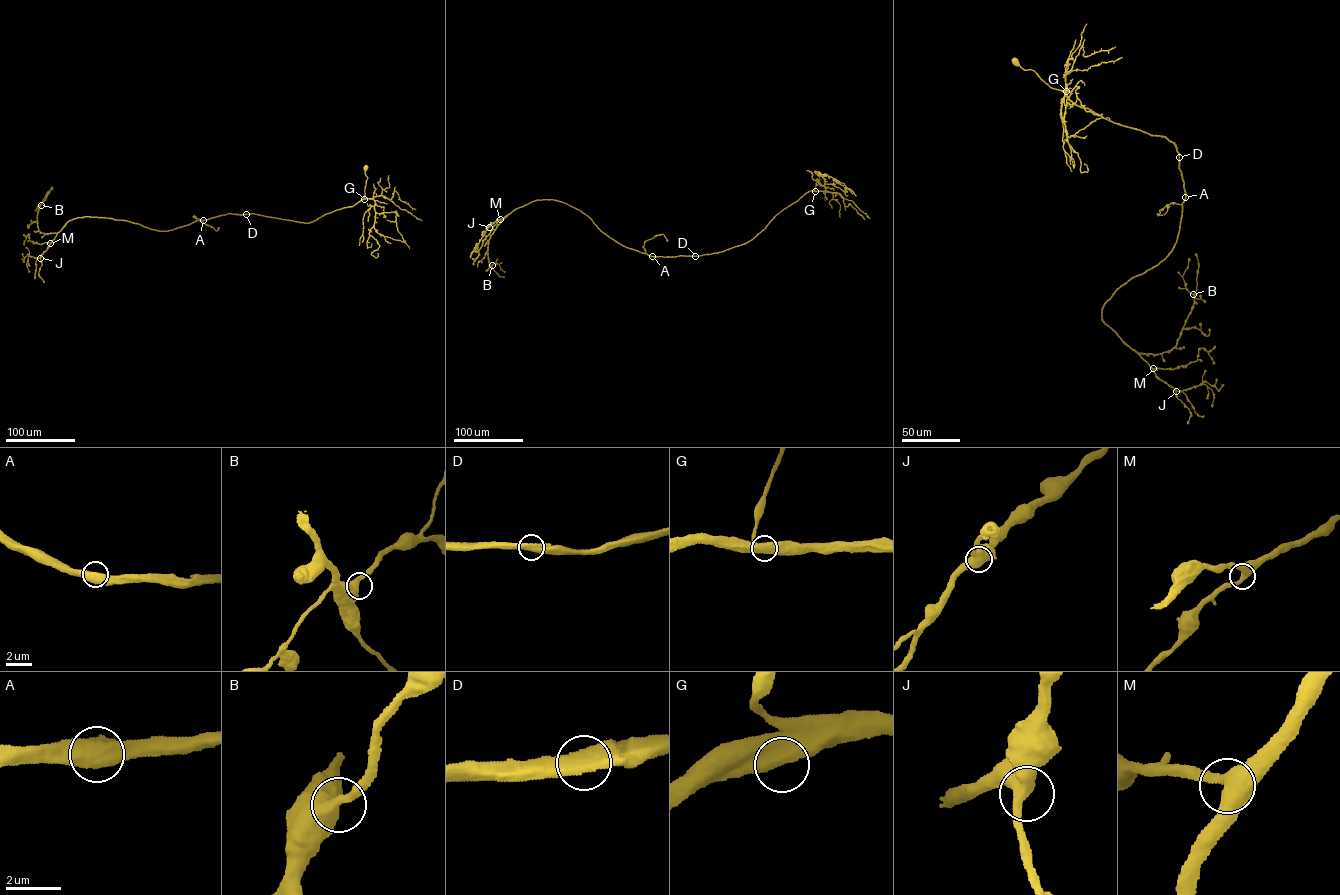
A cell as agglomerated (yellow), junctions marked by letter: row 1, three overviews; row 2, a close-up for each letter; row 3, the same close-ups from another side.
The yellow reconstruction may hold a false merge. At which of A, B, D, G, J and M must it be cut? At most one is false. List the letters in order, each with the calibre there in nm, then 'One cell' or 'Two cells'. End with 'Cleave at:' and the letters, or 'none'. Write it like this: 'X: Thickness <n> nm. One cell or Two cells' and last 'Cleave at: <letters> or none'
A: Thickness 700 nm. One cell
B: Thickness 550 nm. One cell
D: Thickness 550 nm. One cell
G: Thickness 600 nm. One cell
J: Thickness 550 nm. One cell
M: Thickness 480 nm. One cell
Cleave at: none

